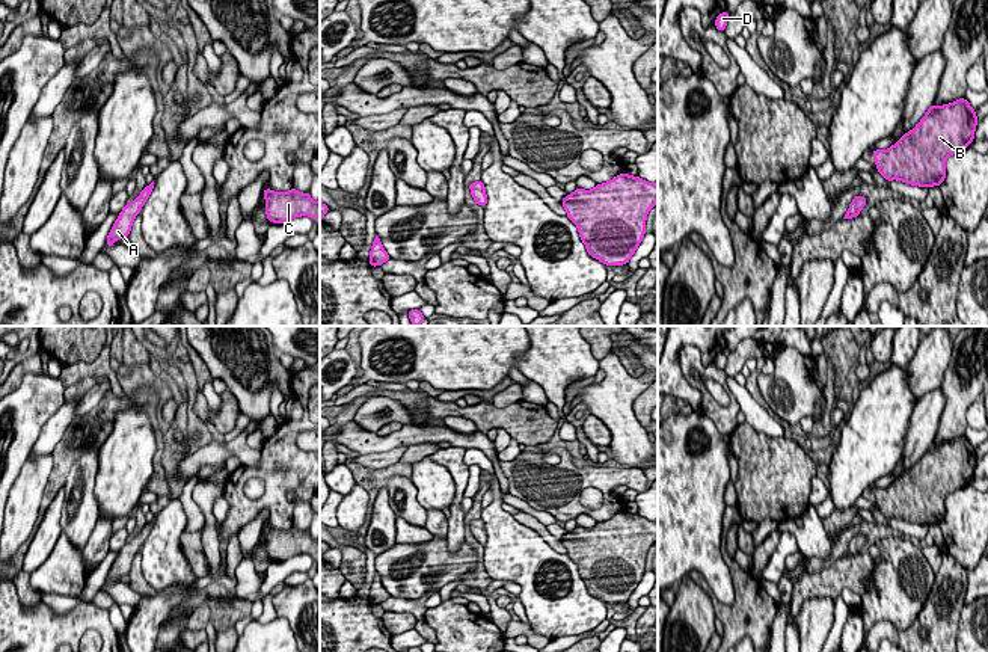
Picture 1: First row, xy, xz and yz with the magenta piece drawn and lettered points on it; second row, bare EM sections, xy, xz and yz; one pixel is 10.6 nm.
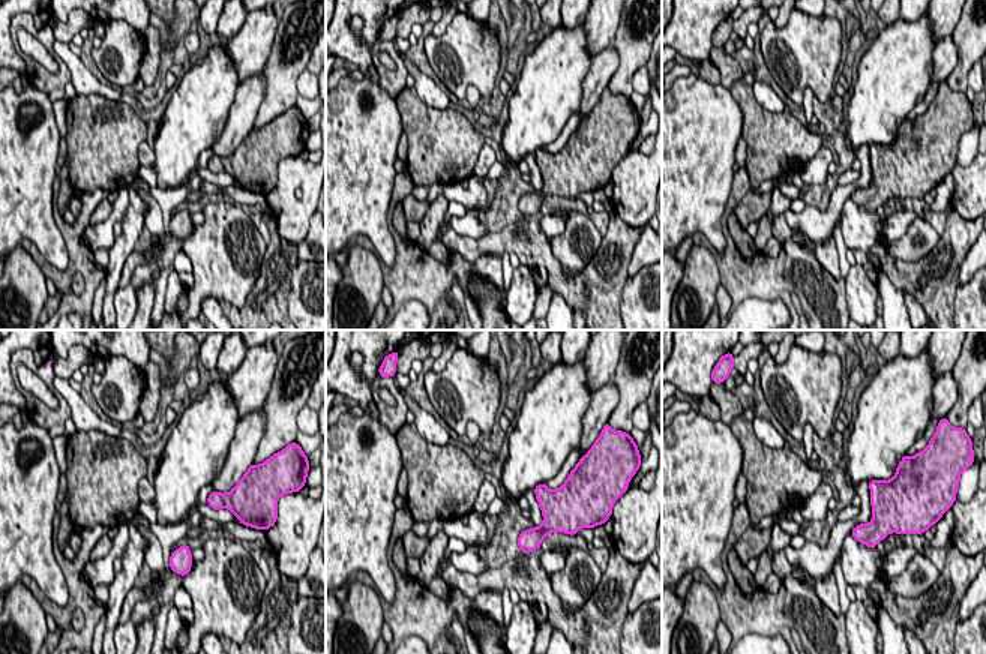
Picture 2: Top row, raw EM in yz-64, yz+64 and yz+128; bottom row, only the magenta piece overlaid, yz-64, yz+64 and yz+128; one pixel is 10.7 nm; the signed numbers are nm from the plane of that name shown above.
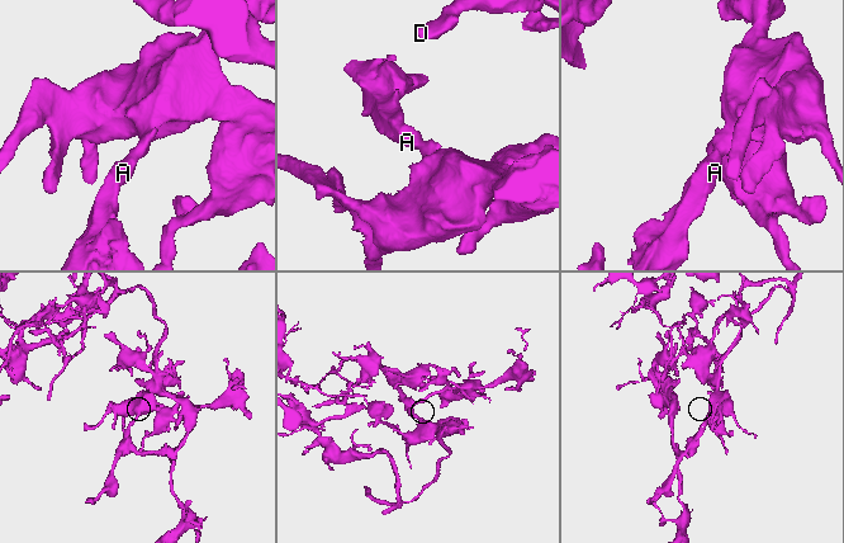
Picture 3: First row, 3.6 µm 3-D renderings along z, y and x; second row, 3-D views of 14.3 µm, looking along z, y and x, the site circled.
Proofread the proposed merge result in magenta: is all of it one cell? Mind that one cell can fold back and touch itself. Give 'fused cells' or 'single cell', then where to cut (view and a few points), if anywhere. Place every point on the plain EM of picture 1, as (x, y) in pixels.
single cell; cut none

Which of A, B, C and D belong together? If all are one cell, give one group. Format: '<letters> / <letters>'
A B C D

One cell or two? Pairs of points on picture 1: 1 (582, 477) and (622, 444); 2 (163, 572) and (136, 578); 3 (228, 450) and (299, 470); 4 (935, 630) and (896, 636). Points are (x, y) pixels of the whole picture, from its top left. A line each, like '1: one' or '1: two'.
1: two
2: two
3: two
4: one

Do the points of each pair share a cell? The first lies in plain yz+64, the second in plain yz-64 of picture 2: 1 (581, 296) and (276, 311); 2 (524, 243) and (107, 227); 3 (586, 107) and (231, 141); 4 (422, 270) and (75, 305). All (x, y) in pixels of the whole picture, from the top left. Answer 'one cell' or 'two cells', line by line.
1: one cell
2: two cells
3: one cell
4: one cell

